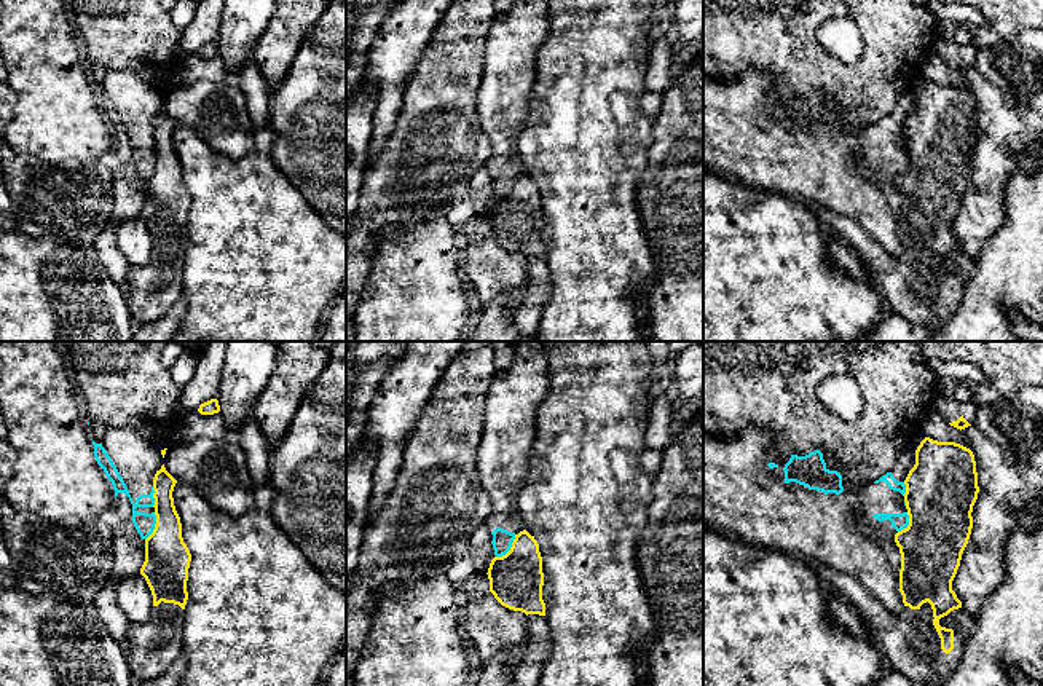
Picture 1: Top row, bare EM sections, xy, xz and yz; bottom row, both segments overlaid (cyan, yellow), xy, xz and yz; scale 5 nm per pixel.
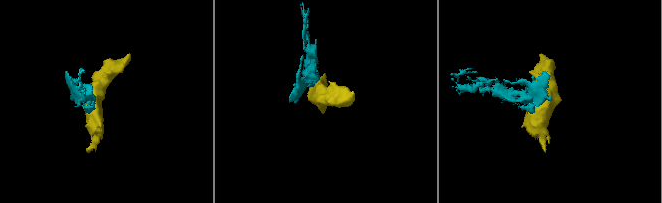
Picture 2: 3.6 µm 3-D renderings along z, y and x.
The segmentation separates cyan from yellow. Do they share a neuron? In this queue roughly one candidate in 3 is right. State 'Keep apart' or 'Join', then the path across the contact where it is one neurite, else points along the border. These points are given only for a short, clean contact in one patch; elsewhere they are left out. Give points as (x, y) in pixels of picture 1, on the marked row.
Keep apart. Boundary: xz (515, 535), (511, 548), (496, 557)

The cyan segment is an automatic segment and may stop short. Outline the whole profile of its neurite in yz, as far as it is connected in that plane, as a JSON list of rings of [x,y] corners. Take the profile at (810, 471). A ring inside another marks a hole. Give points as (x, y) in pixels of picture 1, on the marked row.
[[[750,428],[738,437],[714,437],[703,431],[703,526],[719,528],[735,534],[746,544],[759,546],[766,550],[813,558],[832,570],[852,574],[895,614],[903,614],[906,606],[899,592],[901,554],[895,542],[895,534],[909,525],[904,503],[904,480],[915,464],[915,450],[927,436],[919,436],[904,447],[890,472],[876,482],[842,485],[840,466],[832,471],[826,467],[820,450],[805,456],[791,455],[785,464],[785,479],[775,477],[770,471],[778,467],[772,453],[773,436],[766,428]]]

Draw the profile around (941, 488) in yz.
[[[925,437],[915,450],[915,464],[904,485],[909,525],[895,534],[901,554],[899,592],[906,606],[903,614],[887,609],[858,578],[839,573],[813,558],[796,557],[804,558],[828,587],[861,611],[874,627],[890,668],[914,681],[939,686],[957,668],[965,641],[958,630],[941,627],[939,619],[962,608],[952,590],[952,581],[971,534],[971,512],[979,493],[974,455],[960,444]]]

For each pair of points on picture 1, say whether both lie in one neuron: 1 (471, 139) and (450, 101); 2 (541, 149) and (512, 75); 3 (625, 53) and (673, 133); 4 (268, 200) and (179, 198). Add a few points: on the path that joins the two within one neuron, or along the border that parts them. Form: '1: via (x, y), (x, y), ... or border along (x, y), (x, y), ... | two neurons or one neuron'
1: via (461, 130), (450, 118), (450, 110) | one neuron
2: border along (536, 78), (531, 107), (515, 141), (519, 152) | two neurons
3: border along (654, 118), (646, 155) | two neurons
4: border along (179, 163), (182, 184), (190, 197), (188, 235) | two neurons

